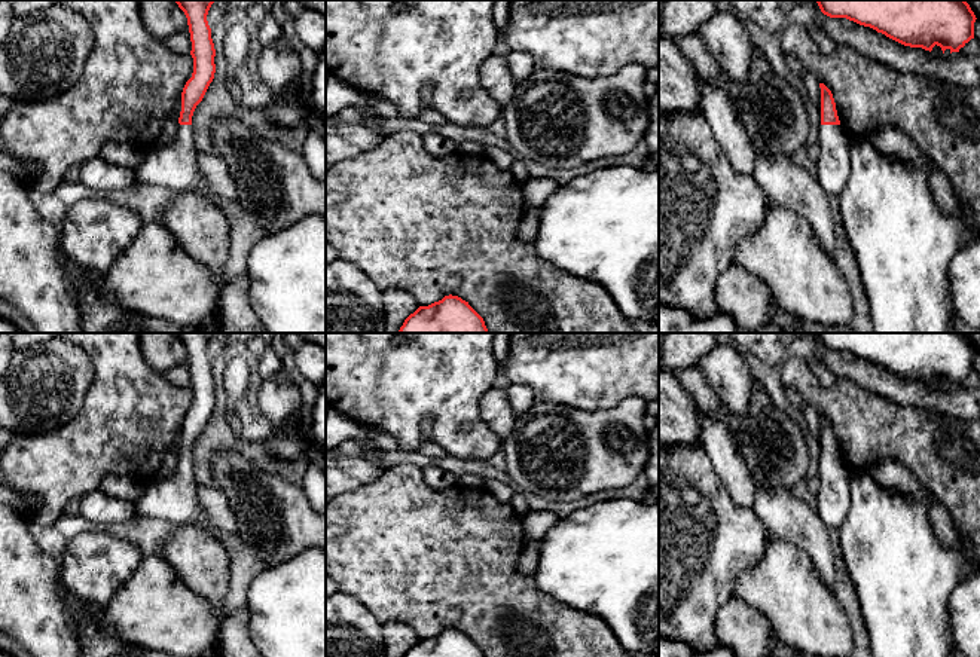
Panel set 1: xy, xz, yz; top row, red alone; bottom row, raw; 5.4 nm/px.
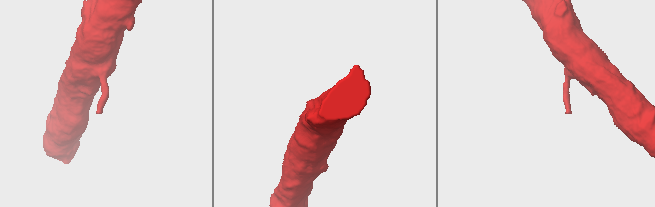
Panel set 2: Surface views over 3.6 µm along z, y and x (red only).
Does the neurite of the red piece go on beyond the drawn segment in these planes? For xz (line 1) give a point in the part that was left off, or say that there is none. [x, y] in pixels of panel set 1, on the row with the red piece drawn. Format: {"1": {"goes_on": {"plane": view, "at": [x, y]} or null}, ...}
{"1": {"goes_on": null}}

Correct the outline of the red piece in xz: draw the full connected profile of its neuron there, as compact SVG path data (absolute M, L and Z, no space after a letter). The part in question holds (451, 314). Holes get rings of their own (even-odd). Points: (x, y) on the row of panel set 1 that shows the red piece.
M445 296L410 314L397 333L488 333L483 318L458 296Z

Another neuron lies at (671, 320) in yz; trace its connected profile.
M659 303L659 333L739 333L739 327L721 311L708 318L693 318L684 309Z

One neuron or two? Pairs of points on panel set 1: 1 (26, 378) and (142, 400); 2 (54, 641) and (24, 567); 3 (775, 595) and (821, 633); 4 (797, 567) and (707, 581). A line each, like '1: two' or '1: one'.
1: two
2: one
3: one
4: two

